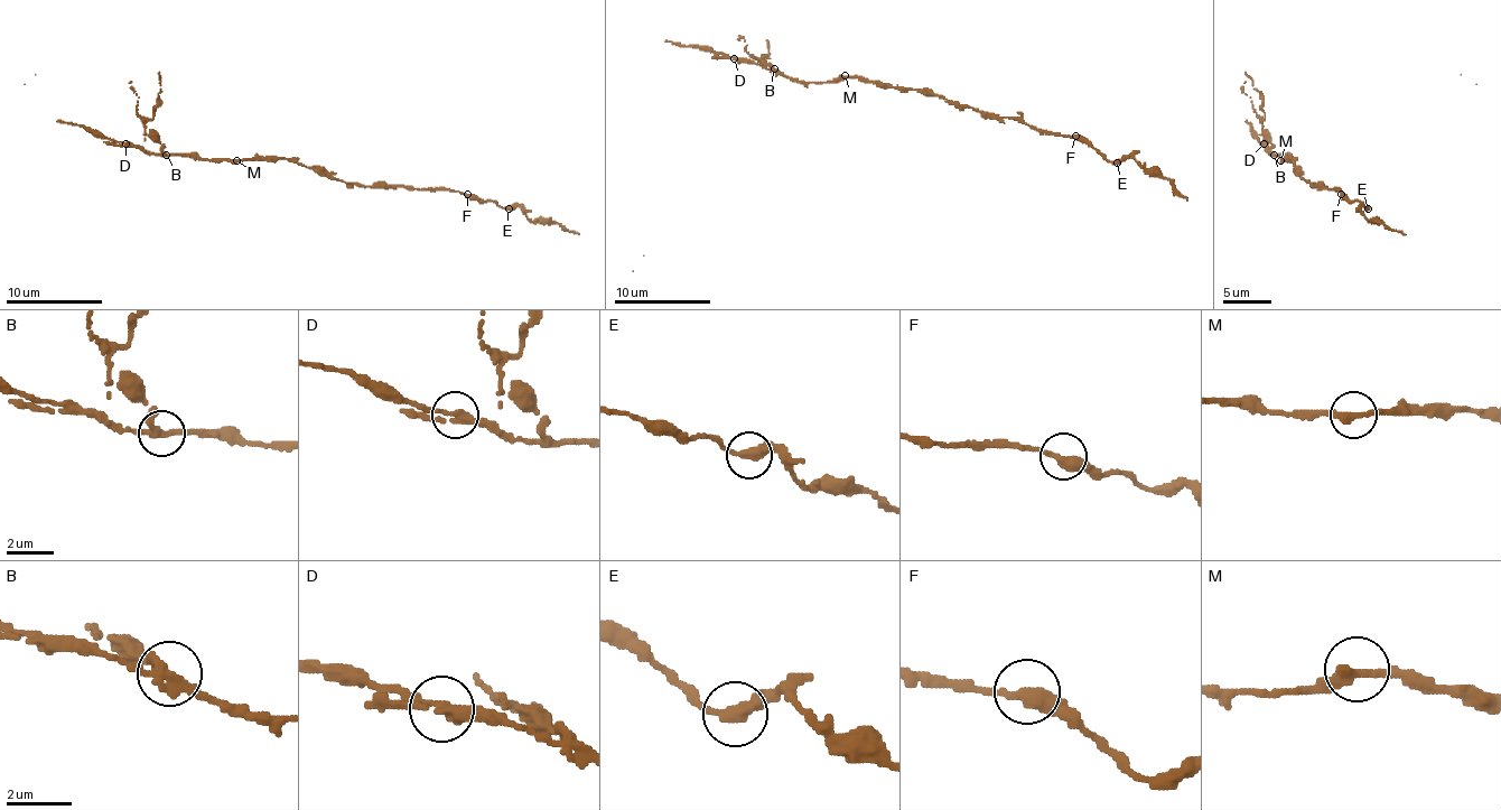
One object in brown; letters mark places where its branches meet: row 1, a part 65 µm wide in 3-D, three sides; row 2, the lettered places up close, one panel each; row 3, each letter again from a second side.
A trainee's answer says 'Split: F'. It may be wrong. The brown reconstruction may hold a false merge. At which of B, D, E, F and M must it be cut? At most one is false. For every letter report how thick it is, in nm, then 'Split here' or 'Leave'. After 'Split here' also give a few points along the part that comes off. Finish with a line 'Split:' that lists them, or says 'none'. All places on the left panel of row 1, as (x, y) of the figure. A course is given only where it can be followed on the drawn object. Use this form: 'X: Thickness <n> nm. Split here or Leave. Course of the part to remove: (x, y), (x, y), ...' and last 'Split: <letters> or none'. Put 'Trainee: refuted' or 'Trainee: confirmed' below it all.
B: Thickness 280 nm. Split here
D: Thickness 260 nm. Leave
E: Thickness 320 nm. Leave
F: Thickness 360 nm. Leave
M: Thickness 320 nm. Leave
Split: B
Trainee: refuted

